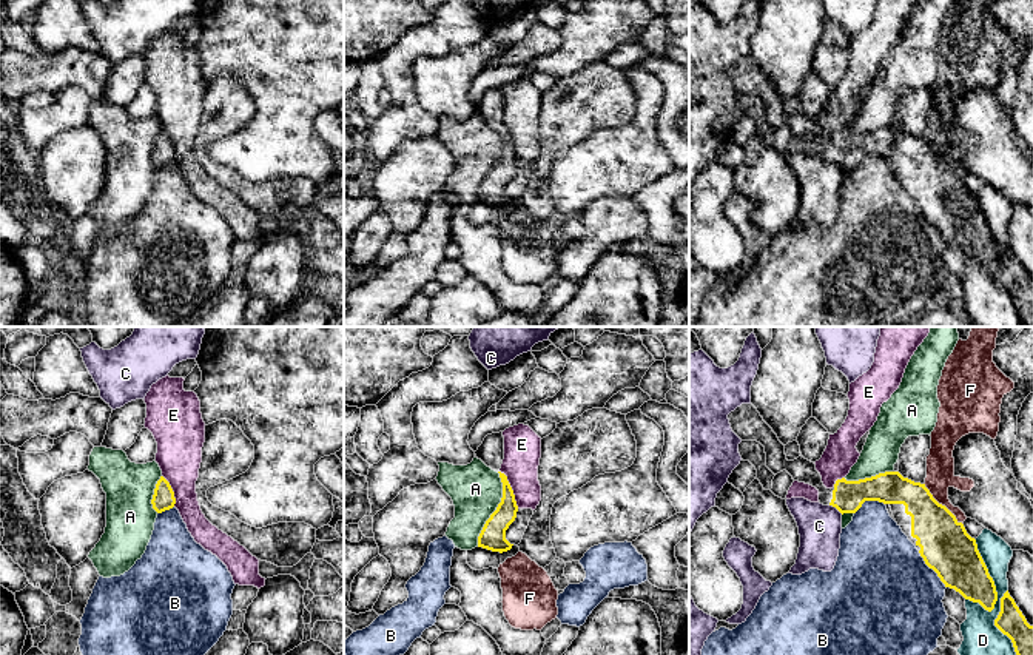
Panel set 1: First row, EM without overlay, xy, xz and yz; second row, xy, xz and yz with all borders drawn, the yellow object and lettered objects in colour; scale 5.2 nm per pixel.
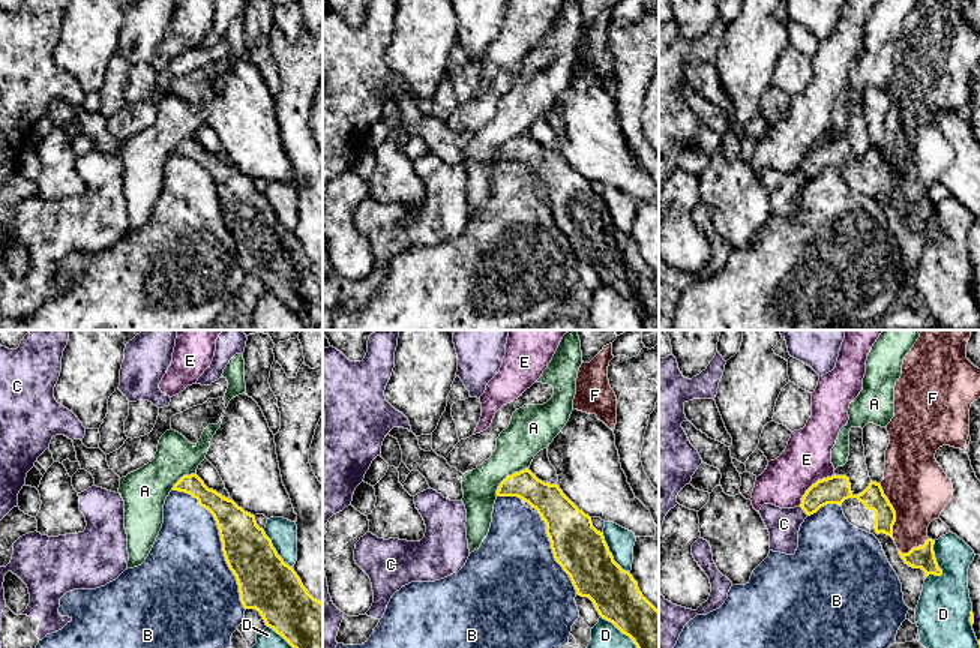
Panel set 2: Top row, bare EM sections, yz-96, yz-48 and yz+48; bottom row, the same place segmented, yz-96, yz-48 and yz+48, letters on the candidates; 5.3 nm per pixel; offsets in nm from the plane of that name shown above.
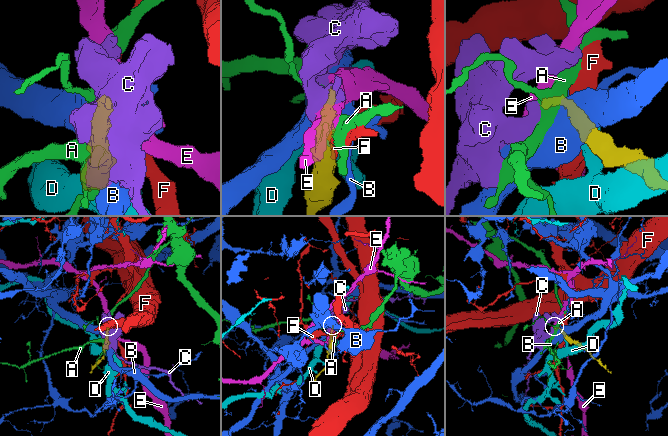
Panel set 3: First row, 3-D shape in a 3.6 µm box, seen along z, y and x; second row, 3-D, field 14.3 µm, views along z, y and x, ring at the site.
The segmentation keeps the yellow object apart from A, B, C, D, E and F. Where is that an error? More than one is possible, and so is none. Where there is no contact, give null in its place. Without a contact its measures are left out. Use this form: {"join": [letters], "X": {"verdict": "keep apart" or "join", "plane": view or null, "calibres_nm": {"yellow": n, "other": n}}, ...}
{"join": [], "A": {"verdict": "keep apart", "plane": "xz", "calibres_nm": {"yellow": 140, "other": 280}}, "B": {"verdict": "keep apart", "plane": "yz", "calibres_nm": {"yellow": 260, "other": 480}}, "C": {"verdict": "keep apart", "plane": "yz", "calibres_nm": {"yellow": 160, "other": 220}}, "D": {"verdict": "keep apart", "plane": "yz", "calibres_nm": {"yellow": 240, "other": 190}}, "E": {"verdict": "keep apart", "plane": "xz", "calibres_nm": {"yellow": 130, "other": 190}}, "F": {"verdict": "keep apart", "plane": "yz", "calibres_nm": {"yellow": 260, "other": 140}}}

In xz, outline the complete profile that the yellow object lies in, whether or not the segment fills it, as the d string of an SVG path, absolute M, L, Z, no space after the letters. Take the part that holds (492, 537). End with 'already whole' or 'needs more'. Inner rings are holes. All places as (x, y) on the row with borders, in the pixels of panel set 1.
M501 472L498 473L503 482L503 498L496 510L486 521L478 536L478 547L503 553L510 550L513 546L506 539L506 530L515 521L518 506L507 476Z | already whole

